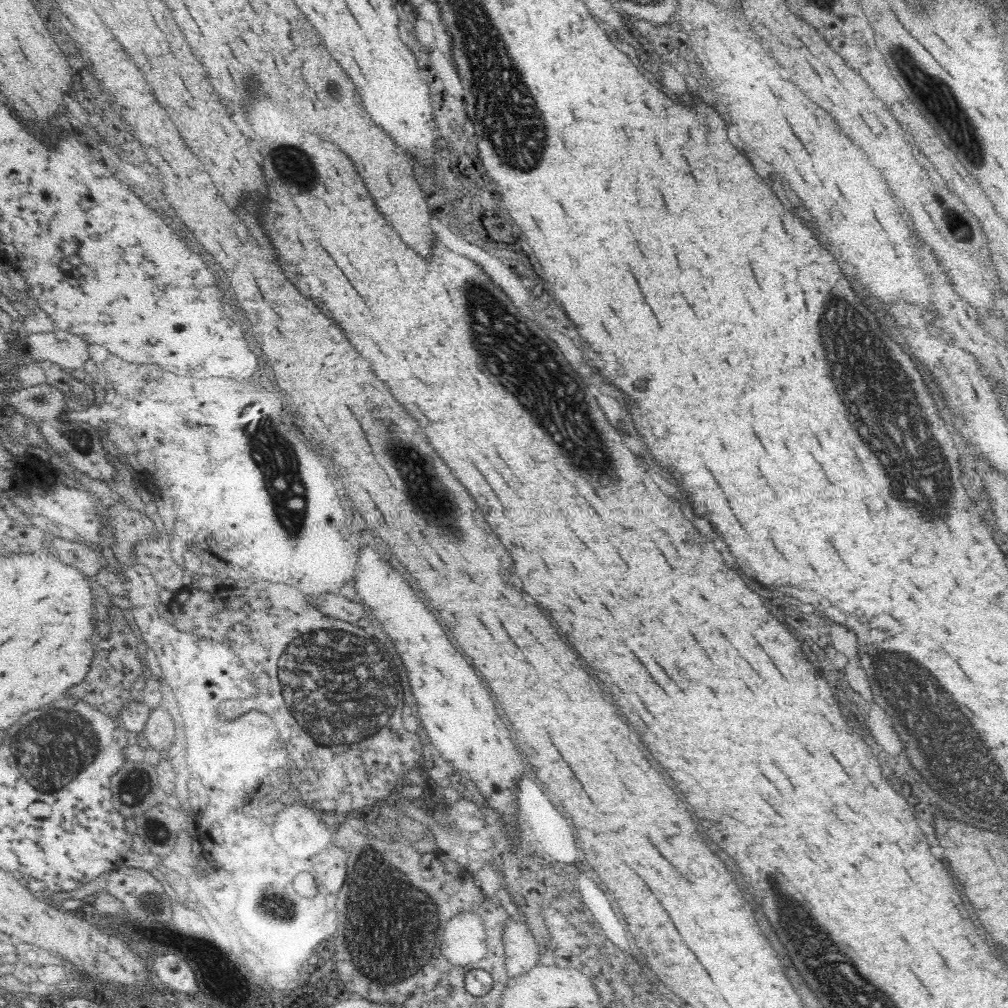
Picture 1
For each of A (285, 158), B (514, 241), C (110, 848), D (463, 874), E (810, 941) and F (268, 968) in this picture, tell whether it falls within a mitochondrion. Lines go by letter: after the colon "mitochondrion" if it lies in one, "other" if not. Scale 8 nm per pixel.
A: mitochondrion
B: other
C: other
D: other
E: mitochondrion
F: other

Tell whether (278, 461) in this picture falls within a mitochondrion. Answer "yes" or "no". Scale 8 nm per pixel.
yes

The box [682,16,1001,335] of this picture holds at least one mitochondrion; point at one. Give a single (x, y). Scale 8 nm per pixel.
(942, 103)

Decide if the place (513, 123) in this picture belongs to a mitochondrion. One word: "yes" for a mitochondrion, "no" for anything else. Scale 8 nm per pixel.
yes

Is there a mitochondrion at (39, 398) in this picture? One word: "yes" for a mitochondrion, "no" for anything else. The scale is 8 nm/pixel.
yes

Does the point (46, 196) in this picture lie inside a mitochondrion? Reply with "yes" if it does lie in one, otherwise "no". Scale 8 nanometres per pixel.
no

